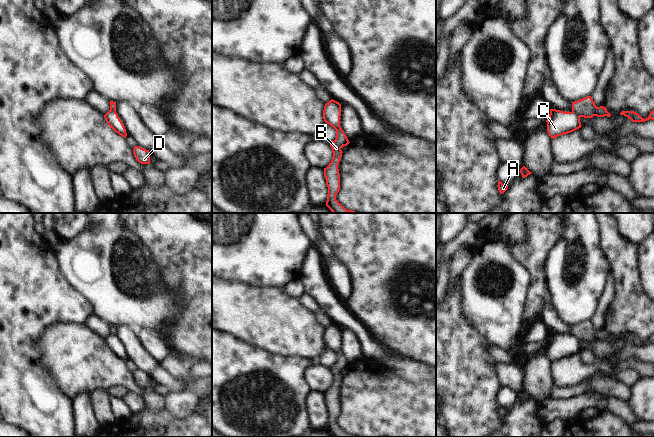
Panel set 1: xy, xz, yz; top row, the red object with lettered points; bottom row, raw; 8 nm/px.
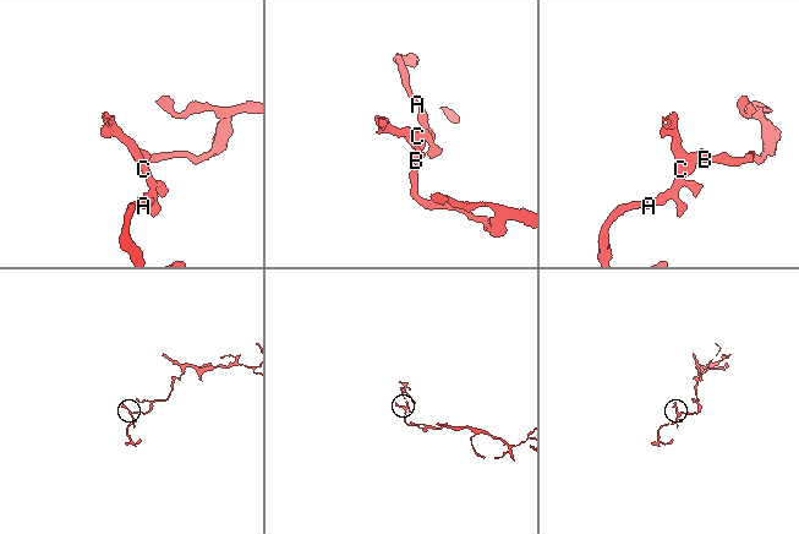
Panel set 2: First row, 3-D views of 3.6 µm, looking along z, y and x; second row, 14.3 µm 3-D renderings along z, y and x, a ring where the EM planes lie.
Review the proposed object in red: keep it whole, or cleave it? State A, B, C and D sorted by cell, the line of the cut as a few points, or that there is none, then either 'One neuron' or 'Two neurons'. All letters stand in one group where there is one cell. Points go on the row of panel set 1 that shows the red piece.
Groups: A C D / B. Split along yz (572, 111), (579, 117). Two neurons.

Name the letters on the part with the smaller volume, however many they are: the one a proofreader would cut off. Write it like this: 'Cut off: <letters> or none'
Cut off: A, C, D.

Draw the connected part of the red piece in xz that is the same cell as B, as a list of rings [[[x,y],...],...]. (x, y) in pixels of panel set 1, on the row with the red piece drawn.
[[[342,128],[336,130],[336,138],[330,143],[333,157],[329,165],[324,168],[324,177],[328,187],[326,206],[331,210],[332,213],[360,213],[345,209],[336,200],[336,195],[340,189],[340,174],[338,165],[343,153],[341,148],[343,146],[347,146],[349,143],[350,142]]]

